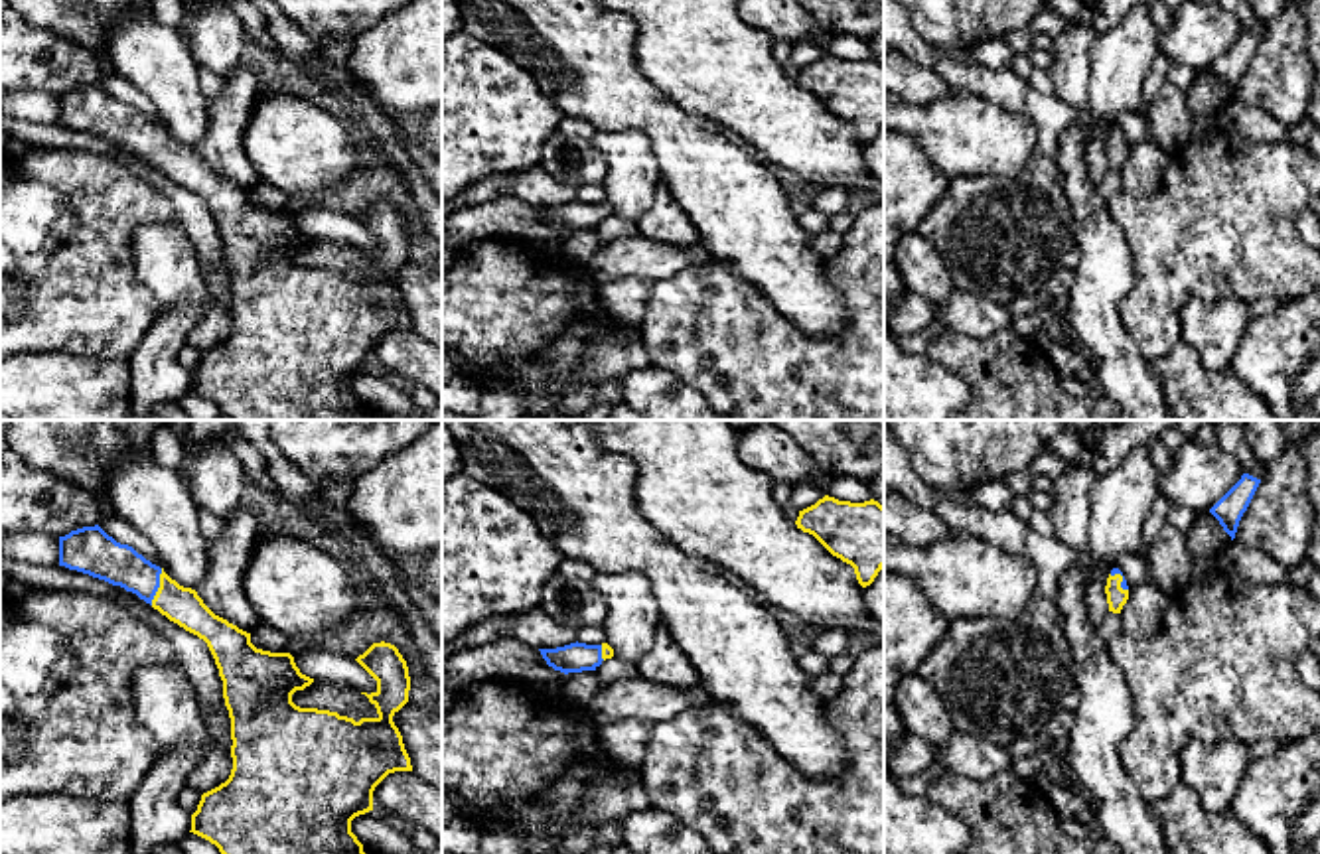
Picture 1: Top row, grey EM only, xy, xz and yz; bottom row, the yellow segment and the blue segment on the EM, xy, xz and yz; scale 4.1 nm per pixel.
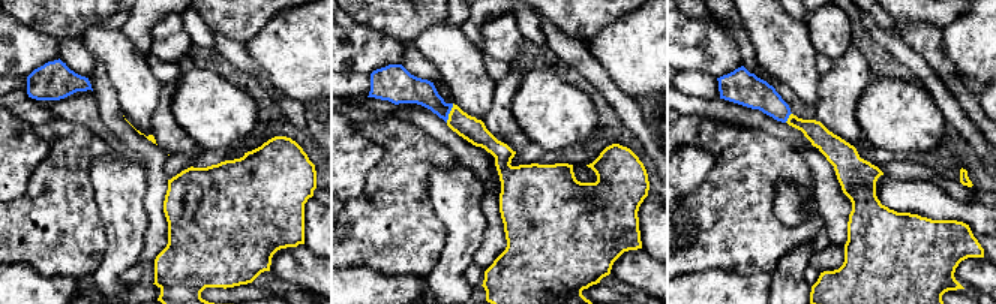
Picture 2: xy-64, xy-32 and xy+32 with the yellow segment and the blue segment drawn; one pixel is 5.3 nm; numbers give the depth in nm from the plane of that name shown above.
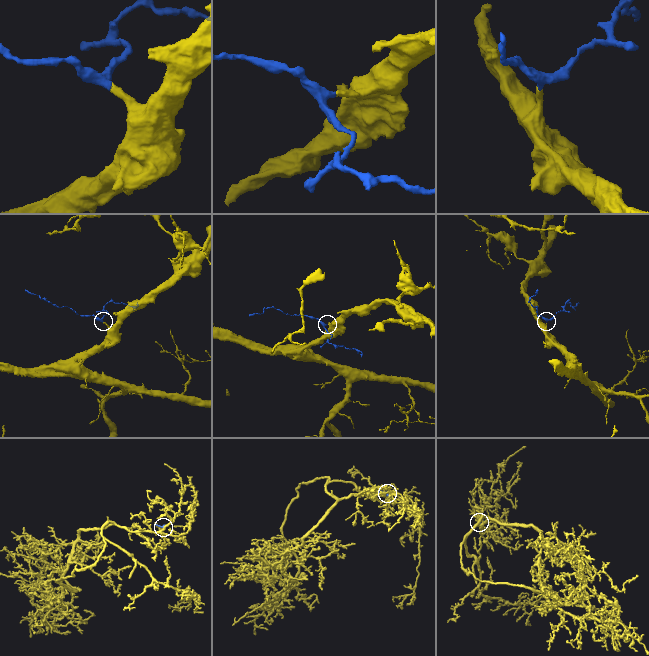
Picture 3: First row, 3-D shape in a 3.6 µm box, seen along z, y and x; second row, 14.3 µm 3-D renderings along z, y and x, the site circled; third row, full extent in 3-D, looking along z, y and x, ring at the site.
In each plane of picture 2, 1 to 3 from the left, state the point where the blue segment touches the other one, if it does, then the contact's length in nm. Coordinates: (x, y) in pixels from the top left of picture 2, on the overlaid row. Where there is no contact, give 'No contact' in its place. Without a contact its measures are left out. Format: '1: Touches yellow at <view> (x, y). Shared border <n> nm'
1: No contact
2: Touches yellow at xy-32 (450, 113). Shared border 110 nm
3: Touches yellow at xy+32 (789, 117). Shared border 70 nm

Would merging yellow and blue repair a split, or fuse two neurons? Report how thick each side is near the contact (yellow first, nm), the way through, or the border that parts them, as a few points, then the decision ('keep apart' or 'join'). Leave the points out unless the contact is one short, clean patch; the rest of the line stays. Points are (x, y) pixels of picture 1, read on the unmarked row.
150/170 nm | across xy (182, 164), (160, 144), (119, 123) | join

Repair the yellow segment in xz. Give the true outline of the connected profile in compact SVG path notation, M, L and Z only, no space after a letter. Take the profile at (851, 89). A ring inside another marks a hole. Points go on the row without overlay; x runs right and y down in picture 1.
M825 53L799 69L795 83L850 122L862 146L884 126L884 65L874 57L850 61Z

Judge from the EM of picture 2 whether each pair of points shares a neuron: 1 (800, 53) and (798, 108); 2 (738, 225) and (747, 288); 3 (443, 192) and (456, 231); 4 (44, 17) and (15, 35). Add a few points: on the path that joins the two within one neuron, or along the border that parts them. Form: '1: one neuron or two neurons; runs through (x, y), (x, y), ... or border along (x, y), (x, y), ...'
1: two neurons; border along (771, 75), (783, 81), (806, 105), (815, 108)
2: two neurons; border along (711, 268), (740, 274), (768, 274)
3: one neuron; runs through (452, 201), (456, 205), (456, 222)
4: two neurons; border along (15, 18), (57, 39)

